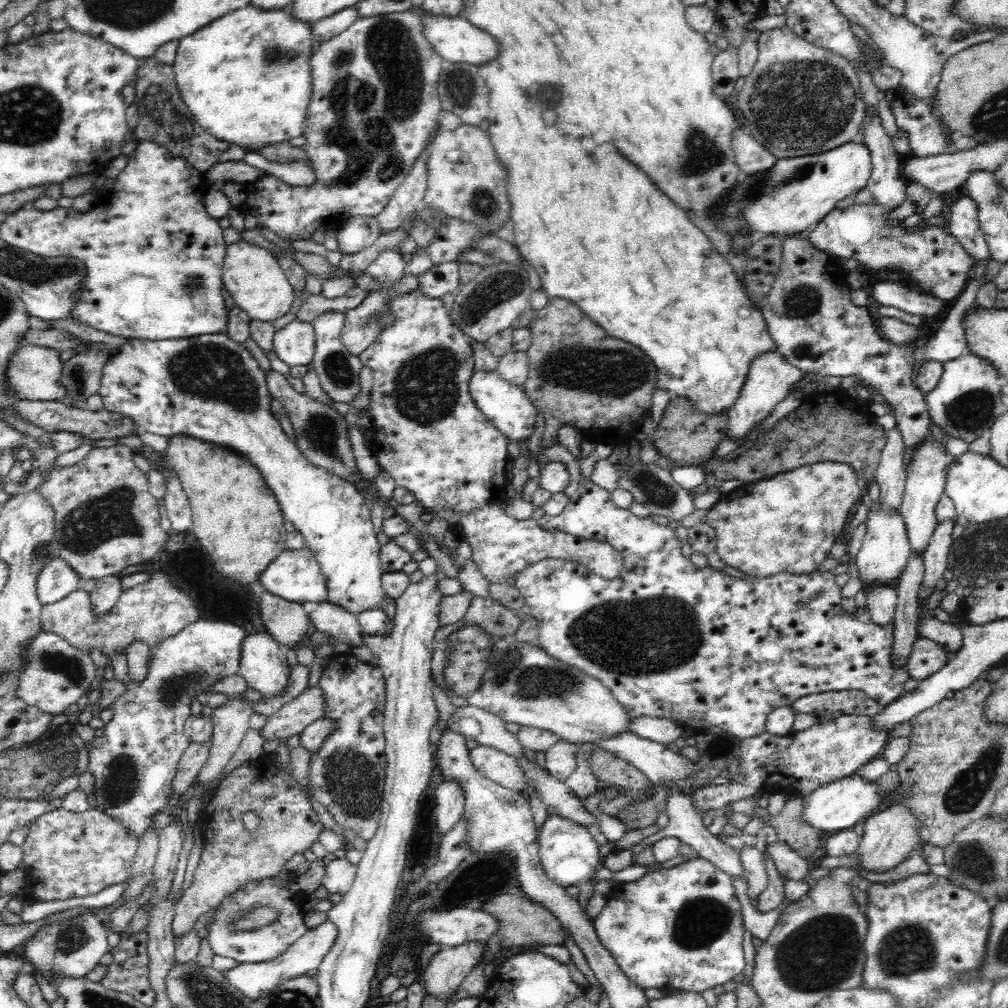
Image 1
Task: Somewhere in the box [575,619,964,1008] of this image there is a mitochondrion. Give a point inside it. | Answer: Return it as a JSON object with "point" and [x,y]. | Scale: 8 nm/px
{"point":[823,952]}

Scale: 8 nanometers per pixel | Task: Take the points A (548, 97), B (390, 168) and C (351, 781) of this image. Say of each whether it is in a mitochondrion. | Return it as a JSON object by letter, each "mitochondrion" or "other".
{"A":"mitochondrion","B":"mitochondrion","C":"mitochondrion"}

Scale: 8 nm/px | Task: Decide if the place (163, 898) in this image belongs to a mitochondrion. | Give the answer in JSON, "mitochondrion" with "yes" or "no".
{"mitochondrion":"no"}

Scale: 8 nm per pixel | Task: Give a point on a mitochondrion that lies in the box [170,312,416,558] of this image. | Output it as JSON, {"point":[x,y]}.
{"point":[320,431]}

